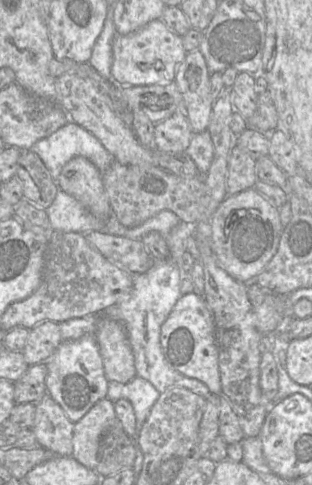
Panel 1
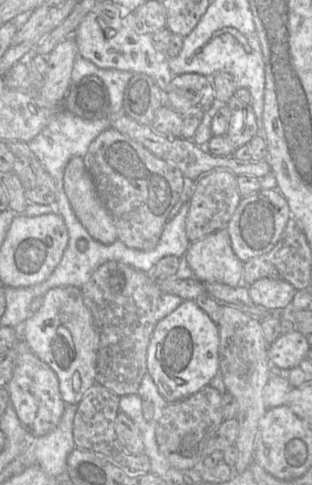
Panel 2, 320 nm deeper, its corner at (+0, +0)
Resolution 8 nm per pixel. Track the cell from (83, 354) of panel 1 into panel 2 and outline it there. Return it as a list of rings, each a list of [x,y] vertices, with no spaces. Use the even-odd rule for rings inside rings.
[[[60,286],[48,290],[43,305],[21,326],[20,338],[57,375],[59,390],[66,404],[78,405],[95,383],[99,332],[84,302],[81,288]]]

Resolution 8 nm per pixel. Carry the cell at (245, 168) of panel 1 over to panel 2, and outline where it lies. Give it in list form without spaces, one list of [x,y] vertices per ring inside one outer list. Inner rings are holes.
[[[214,170],[204,173],[196,181],[195,191],[190,199],[190,208],[186,218],[186,233],[191,243],[227,228],[241,199],[237,176],[229,170]]]

